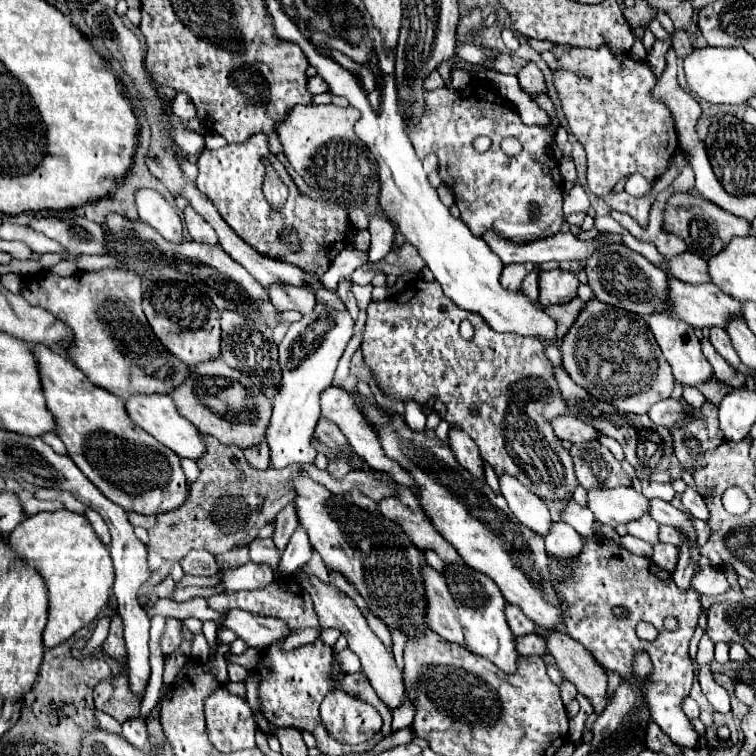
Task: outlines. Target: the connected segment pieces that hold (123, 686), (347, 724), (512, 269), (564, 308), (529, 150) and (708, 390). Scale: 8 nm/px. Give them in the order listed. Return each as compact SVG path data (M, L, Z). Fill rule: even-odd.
M125 670L121 676L111 676L97 686L97 708L107 712L121 724L137 716L139 706L139 696L133 696L133 692L129 692Z
M335 690L321 702L321 720L327 732L345 744L361 744L373 738L381 726L381 714L371 706L349 694Z
M521 262L521 264L509 264L503 268L503 274L501 274L501 284L505 284L505 288L513 288L513 290L519 290L521 288L521 282L523 278L533 272L535 266L529 264L529 262Z
M573 298L567 304L549 306L547 310L549 310L549 316L553 316L557 320L557 332L561 332L565 336L583 308L585 308L585 302L581 298Z
M467 86L461 92L437 88L425 92L425 102L425 116L419 124L409 126L407 134L419 160L427 154L437 154L439 174L455 196L461 220L475 236L483 236L491 230L513 244L527 244L555 236L561 230L561 224L565 222L563 180L557 160L549 154L551 134L555 134L555 128L559 126L557 120L551 120L551 128L525 126L511 104L503 104L483 86ZM501 108L509 112L497 112ZM477 136L491 138L491 148L487 152L477 152L473 148ZM507 136L521 142L523 150L519 154L503 154L501 140Z
M713 378L713 380L709 380L709 382L699 384L697 390L701 390L703 396L709 398L709 402L713 402L713 406L719 406L721 398L731 392L731 386L727 386L727 384L723 384L723 382L719 382L719 380Z

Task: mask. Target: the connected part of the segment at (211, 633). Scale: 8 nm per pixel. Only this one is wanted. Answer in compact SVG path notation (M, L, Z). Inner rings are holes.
M213 621L203 622L202 632L211 647L211 653L209 656L210 660L213 659L217 651L217 646L214 642L216 640L217 630L218 630L218 624L215 624L215 622Z

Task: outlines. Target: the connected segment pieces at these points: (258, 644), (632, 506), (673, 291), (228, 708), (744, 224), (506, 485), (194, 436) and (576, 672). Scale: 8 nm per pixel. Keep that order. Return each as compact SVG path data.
M229 610L223 626L233 630L241 640L257 650L265 650L269 644L279 642L291 634L289 626L281 618L257 616L245 610Z
M599 488L589 492L589 510L611 528L649 514L649 500L635 488Z
M671 278L669 302L669 314L693 328L727 328L733 318L741 316L741 304L711 282L693 286Z
M219 684L207 698L205 698L205 720L207 720L207 734L211 744L221 752L235 752L235 750L247 750L255 748L255 716L249 704L231 694L225 684Z
M679 192L679 194L671 196L671 200L667 202L667 208L665 208L663 226L669 232L683 238L689 244L689 250L705 260L717 256L735 236L749 236L749 230L751 230L751 222L725 212L723 208L719 208L717 204L705 200L703 196L699 196L695 192Z
M501 476L499 484L501 484L501 494L507 500L515 518L535 534L547 536L551 532L553 520L545 502L533 496L533 492L525 490L525 486L511 476Z
M131 396L127 400L127 412L135 420L135 424L141 424L145 432L149 432L153 438L157 438L163 446L171 448L181 458L199 460L207 452L205 440L201 438L199 430L177 412L177 406L173 400L169 400L169 396Z
M539 630L539 634L543 634L547 638L547 650L555 658L557 668L563 672L563 676L569 682L573 682L577 686L577 690L593 704L595 714L601 714L607 708L607 704L609 704L609 686L607 686L607 674L605 674L603 666L591 656L591 652L587 652L569 634L559 632L559 630L557 632L543 632L543 630Z

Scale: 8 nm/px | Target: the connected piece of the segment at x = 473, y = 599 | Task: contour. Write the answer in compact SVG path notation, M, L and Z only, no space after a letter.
M447 566L445 576L449 590L453 592L453 598L457 600L467 650L491 660L505 674L513 674L517 670L517 658L519 658L519 652L515 648L517 636L511 632L505 620L505 598L497 588L497 584L477 570L471 572L469 566Z

